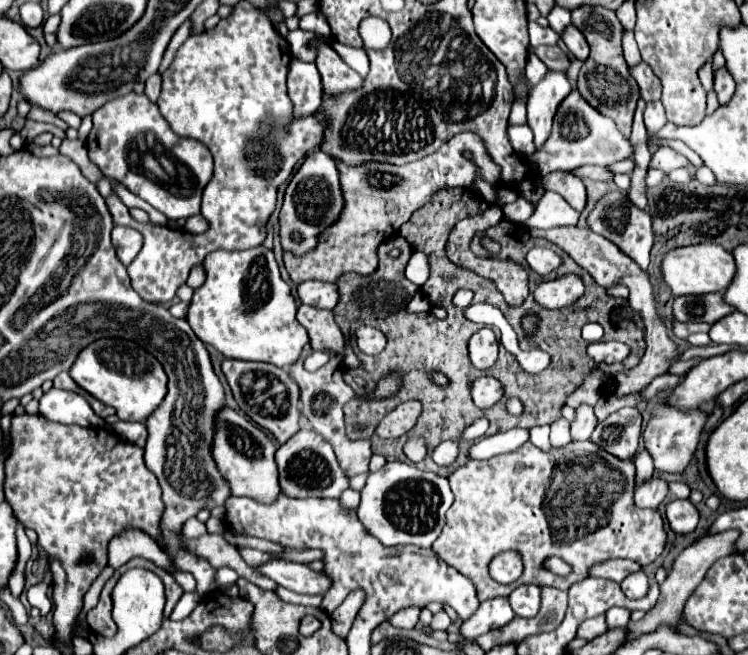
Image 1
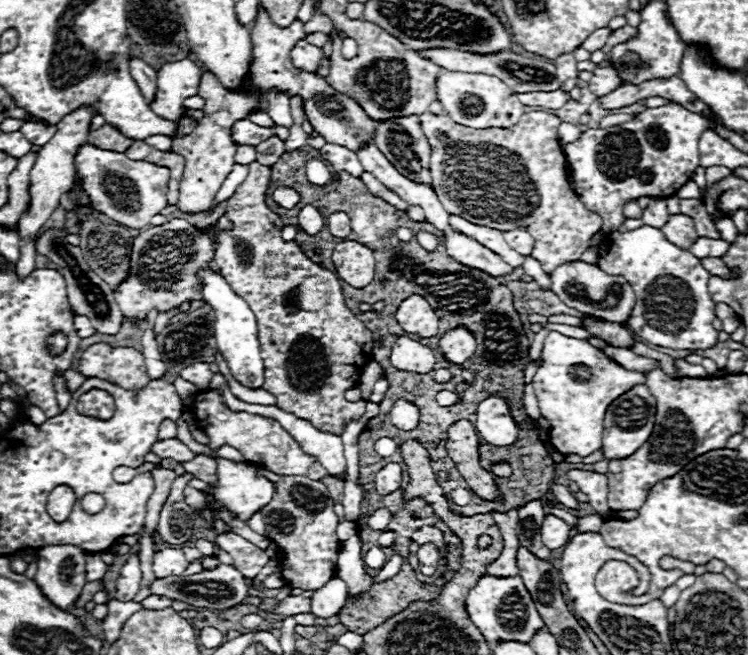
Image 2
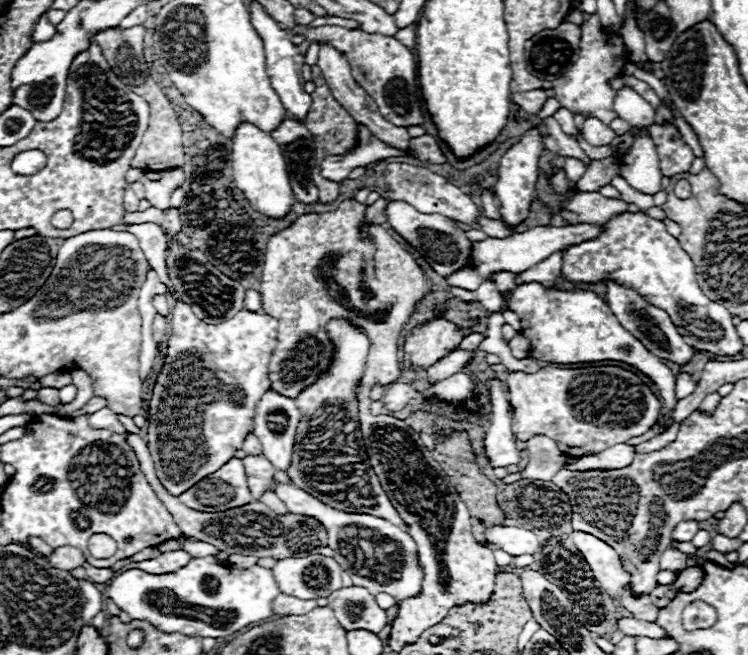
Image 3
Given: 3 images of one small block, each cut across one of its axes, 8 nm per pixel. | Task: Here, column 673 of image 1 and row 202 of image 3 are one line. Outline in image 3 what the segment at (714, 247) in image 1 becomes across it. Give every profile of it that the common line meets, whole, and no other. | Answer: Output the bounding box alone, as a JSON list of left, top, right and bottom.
[232,122,294,218]

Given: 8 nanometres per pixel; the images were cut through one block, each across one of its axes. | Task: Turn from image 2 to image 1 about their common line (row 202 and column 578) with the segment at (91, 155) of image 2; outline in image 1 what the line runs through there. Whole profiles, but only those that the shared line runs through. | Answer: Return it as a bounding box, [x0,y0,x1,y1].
[530,90,634,176]

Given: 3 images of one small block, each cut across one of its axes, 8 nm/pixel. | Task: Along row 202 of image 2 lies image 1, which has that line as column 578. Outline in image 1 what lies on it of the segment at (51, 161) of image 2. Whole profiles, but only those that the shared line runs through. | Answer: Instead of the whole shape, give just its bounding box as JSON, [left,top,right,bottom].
[562,26,588,60]

